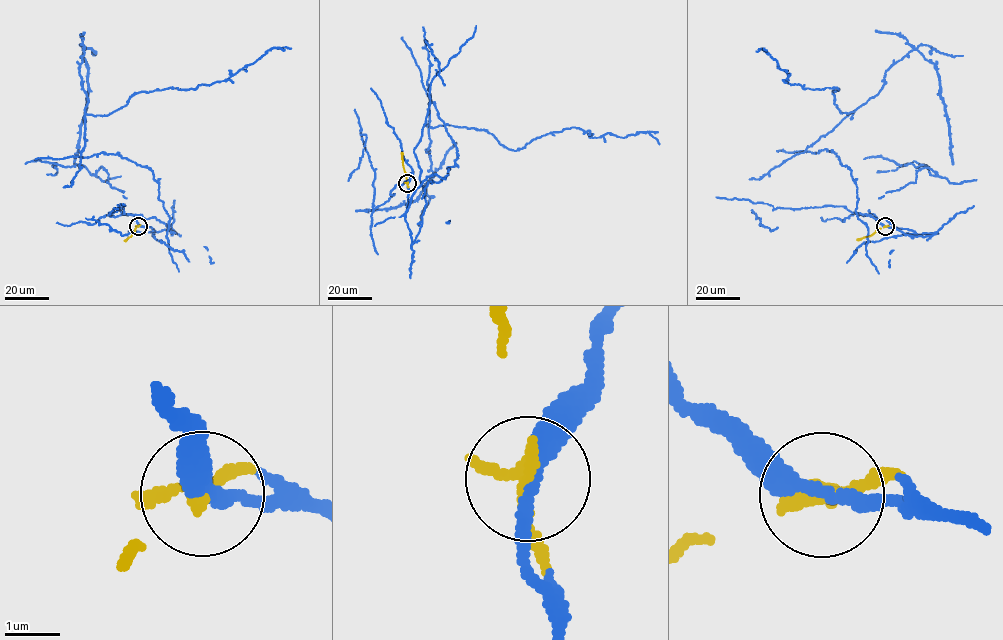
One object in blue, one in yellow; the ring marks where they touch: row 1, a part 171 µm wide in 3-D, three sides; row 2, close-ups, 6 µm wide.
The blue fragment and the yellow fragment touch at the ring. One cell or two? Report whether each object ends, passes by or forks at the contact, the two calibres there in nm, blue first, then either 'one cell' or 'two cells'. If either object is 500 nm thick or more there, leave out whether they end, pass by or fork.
blue passes by | yellow passes by | 260/220 nm | one cell

